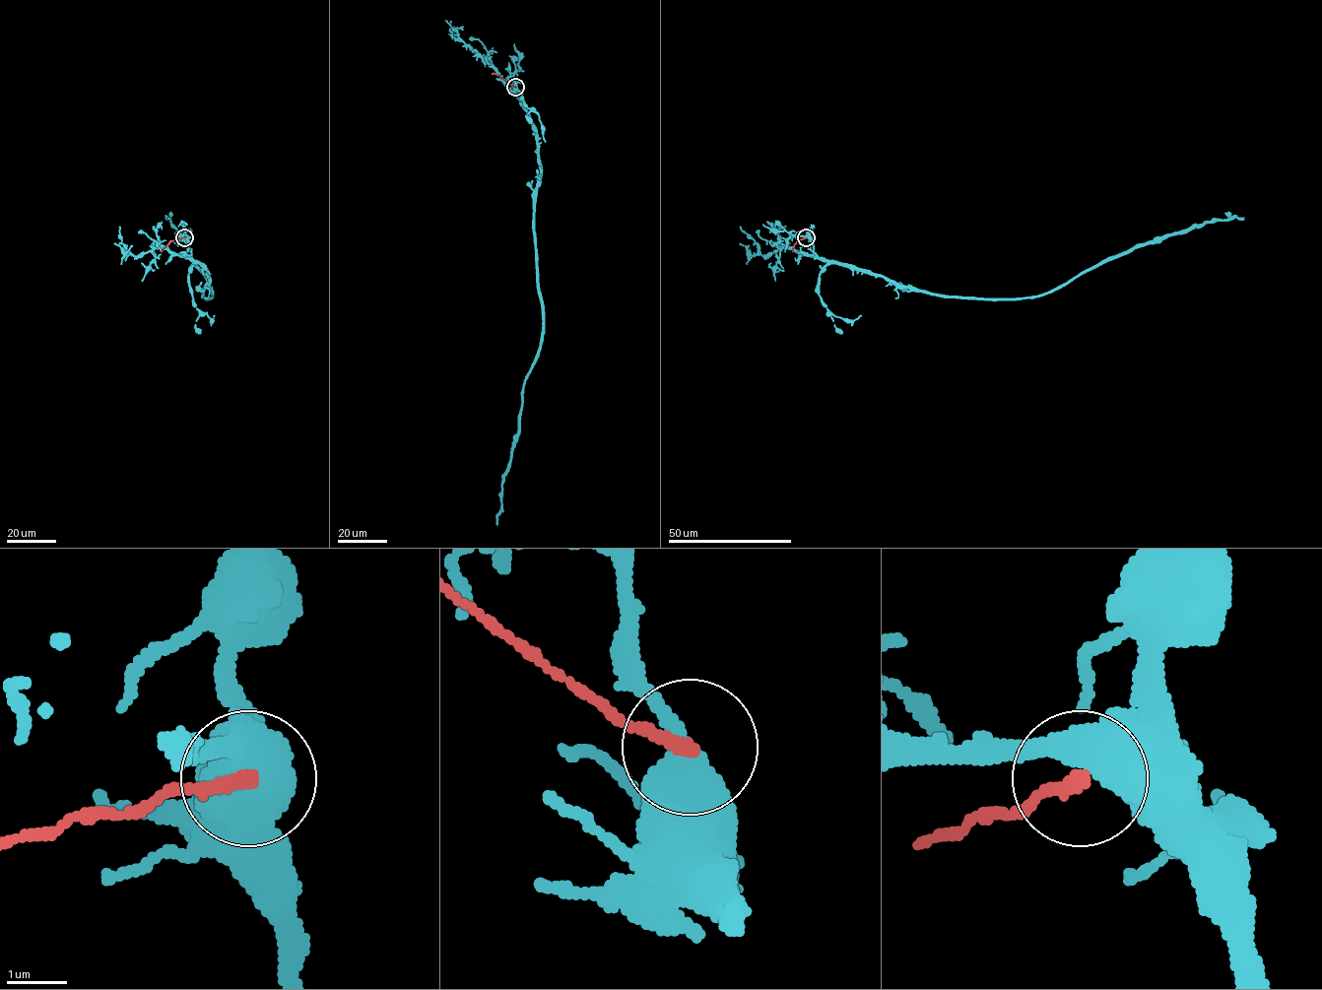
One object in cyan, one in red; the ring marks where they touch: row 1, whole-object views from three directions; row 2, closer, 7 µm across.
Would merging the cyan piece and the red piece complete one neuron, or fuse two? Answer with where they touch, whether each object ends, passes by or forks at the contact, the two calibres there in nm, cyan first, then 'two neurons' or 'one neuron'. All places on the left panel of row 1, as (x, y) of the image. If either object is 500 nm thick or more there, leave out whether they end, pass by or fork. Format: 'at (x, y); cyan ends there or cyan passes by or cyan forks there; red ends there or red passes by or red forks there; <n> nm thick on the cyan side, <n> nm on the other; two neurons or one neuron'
at (184, 237); 550 nm thick on the cyan side, 240 nm on the other; two neurons

